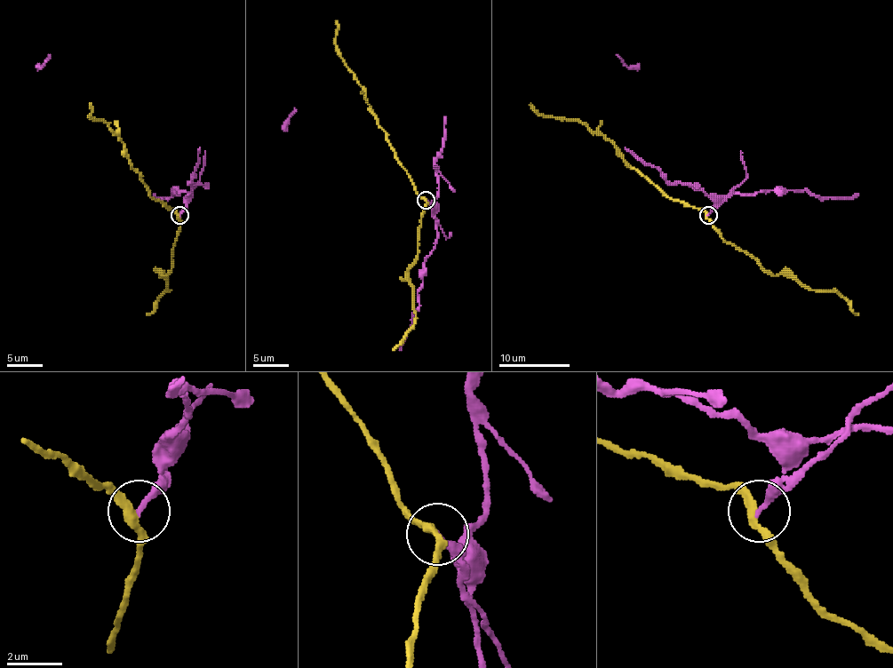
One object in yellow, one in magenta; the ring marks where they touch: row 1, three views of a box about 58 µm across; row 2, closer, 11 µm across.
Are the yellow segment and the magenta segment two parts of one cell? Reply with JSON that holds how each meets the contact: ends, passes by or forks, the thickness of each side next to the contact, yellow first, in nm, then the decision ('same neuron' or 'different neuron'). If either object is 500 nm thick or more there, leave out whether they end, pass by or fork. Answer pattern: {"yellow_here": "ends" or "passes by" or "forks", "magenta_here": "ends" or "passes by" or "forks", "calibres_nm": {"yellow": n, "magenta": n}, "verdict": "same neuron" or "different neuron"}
{"yellow_here": "passes by", "magenta_here": "ends", "calibres_nm": {"yellow": 280, "magenta": 220}, "verdict": "different neuron"}

